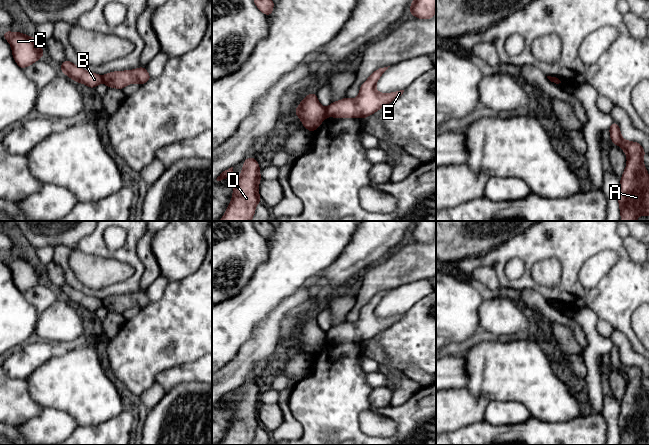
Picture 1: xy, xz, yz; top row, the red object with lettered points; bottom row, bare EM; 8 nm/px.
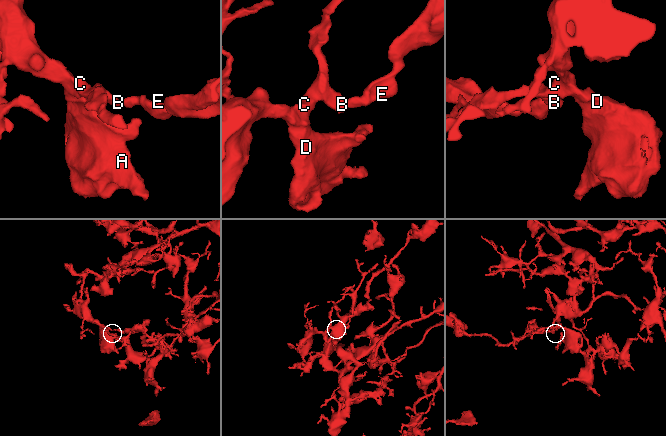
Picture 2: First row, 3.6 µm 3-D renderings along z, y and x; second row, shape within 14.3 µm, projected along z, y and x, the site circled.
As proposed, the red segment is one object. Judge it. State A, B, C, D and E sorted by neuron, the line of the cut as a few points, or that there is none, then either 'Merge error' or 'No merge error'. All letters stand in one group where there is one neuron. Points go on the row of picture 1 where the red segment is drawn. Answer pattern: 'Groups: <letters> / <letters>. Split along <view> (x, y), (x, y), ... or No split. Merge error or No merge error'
Groups: A B C D / E. Split along xz (325, 109), (327, 114). Merge error

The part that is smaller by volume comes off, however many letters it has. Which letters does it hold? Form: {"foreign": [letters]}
{"foreign": ["E"]}

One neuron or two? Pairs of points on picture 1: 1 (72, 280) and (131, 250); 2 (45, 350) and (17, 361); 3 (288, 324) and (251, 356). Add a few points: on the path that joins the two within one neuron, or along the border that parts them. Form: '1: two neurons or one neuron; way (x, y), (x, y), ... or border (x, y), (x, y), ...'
1: one neuron; way (94, 292), (123, 288), (137, 272)
2: one neuron; way (38, 353), (24, 360)
3: two neurons; border (291, 310), (281, 322), (279, 340), (276, 345)

